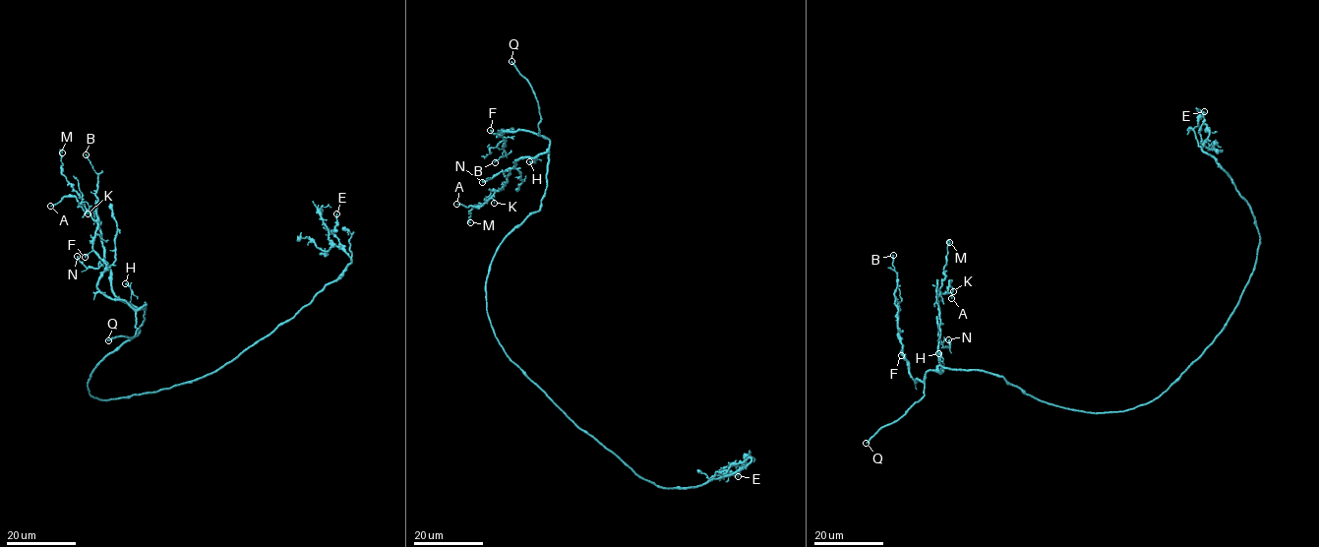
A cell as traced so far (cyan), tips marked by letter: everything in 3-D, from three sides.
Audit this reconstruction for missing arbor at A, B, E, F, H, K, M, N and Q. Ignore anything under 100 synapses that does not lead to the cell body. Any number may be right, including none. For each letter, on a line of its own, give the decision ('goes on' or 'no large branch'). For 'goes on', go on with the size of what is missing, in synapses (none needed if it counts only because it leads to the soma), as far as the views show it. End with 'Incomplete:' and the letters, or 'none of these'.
A: no large branch
B: no large branch
E: no large branch
F: no large branch
H: no large branch
K: no large branch
M: no large branch
N: no large branch
Q: goes on
Incomplete: Q

